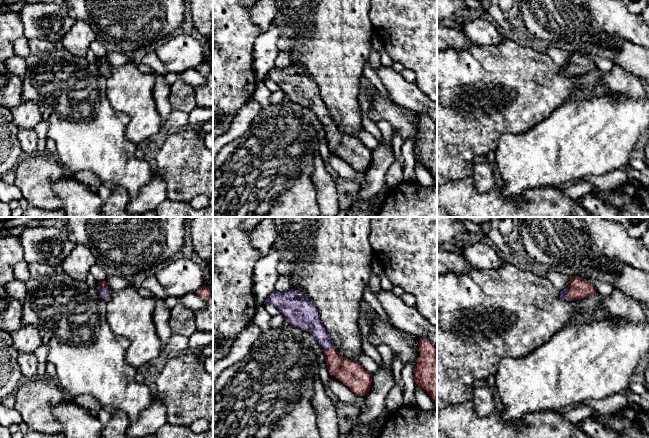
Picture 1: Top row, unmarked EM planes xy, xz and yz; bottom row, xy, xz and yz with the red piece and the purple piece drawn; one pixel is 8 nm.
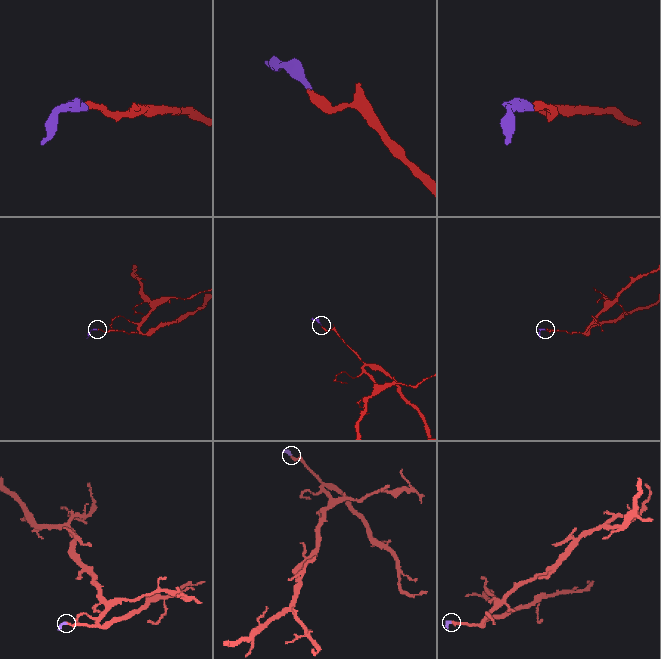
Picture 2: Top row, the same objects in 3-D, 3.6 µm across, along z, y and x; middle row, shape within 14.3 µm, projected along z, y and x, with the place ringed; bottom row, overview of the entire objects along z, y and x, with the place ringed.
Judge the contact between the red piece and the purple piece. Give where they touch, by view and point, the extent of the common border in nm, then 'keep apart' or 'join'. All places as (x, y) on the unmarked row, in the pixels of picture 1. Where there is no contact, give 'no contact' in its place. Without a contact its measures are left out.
contact yz (568, 69); length 110 nm; join

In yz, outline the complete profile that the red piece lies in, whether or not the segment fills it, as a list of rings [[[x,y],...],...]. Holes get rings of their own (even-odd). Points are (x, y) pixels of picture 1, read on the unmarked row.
[[[570,53],[567,64],[560,66],[560,73],[566,77],[581,76],[596,69],[595,63],[581,53]]]

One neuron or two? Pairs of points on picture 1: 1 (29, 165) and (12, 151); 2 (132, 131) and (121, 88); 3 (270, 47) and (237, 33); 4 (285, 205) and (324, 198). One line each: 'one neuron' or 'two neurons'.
1: two neurons
2: one neuron
3: two neurons
4: two neurons

